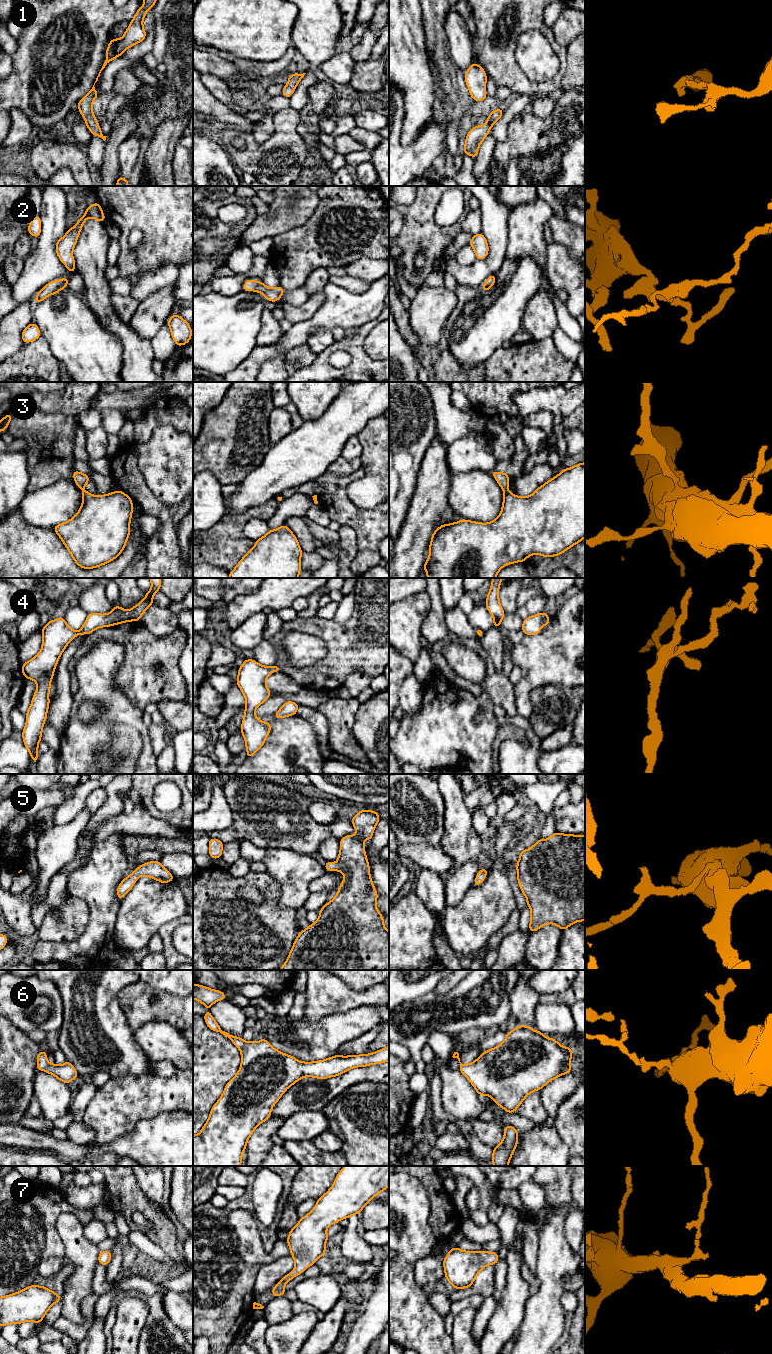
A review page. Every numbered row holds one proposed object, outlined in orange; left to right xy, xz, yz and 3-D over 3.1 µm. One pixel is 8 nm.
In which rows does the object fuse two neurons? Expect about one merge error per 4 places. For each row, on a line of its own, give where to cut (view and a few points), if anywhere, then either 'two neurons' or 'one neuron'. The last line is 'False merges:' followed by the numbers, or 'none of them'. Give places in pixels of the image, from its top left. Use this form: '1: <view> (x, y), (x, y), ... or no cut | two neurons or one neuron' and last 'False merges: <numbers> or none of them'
1: no cut | one neuron
2: no cut | one neuron
3: no cut | one neuron
4: no cut | one neuron
5: no cut | one neuron
6: no cut | one neuron
7: no cut | one neuron
False merges: none of them

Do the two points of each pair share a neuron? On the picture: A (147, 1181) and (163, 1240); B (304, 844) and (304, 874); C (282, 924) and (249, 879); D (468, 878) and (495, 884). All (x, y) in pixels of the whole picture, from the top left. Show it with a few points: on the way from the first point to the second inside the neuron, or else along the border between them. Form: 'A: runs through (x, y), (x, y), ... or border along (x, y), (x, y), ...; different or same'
A: border along (139, 1185), (144, 1195), (164, 1214); different
B: border along (281, 848), (291, 848), (308, 855); different
C: runs through (270, 911), (270, 892), (262, 884); same
D: border along (472, 884), (458, 903); different

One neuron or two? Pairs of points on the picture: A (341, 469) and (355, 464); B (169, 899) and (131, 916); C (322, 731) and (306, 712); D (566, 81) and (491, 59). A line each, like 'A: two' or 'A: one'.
A: one
B: one
C: one
D: two

